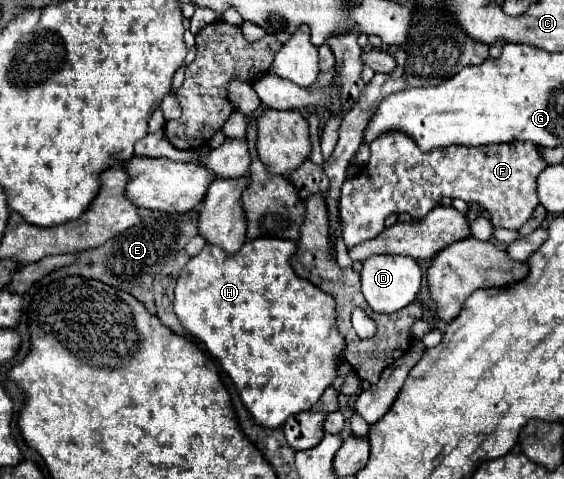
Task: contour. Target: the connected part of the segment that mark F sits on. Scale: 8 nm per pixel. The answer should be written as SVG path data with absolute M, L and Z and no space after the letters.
M382 134L370 144L372 156L368 162L368 174L358 174L352 180L342 184L340 194L340 216L344 222L344 242L346 246L356 246L360 242L376 238L384 230L384 220L388 214L408 212L412 218L426 216L434 206L438 206L440 196L462 198L466 202L478 202L484 206L492 218L496 228L510 228L520 230L524 226L534 208L540 204L536 194L536 178L548 166L542 158L538 146L532 142L516 142L506 146L446 146L446 150L432 150L430 154L422 154L406 134Z

